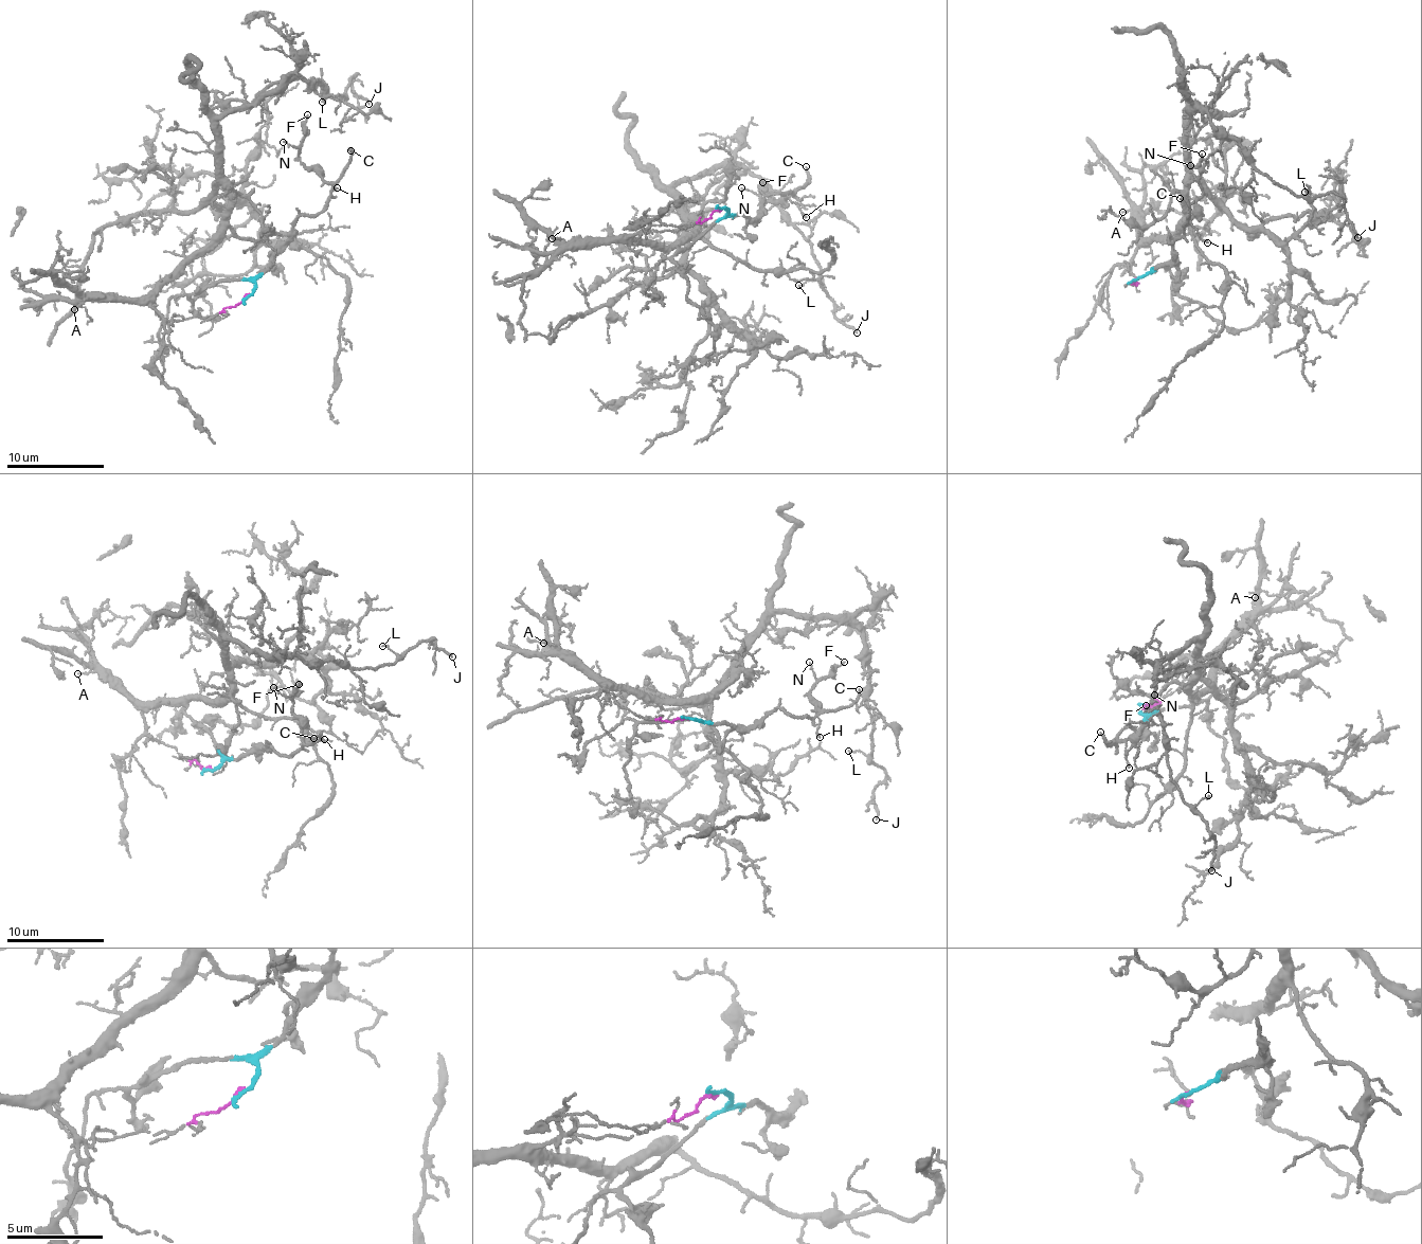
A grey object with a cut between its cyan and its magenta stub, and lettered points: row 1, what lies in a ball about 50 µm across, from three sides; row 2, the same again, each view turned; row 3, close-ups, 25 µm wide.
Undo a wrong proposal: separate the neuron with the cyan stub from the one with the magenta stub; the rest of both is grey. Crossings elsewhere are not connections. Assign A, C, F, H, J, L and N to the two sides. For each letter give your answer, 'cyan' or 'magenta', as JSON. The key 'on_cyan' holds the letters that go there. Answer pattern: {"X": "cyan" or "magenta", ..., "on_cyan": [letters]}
{"A": "magenta", "C": "cyan", "F": "cyan", "H": "cyan", "J": "magenta", "L": "magenta", "N": "cyan", "on_cyan": ["C", "F", "H", "N"]}

